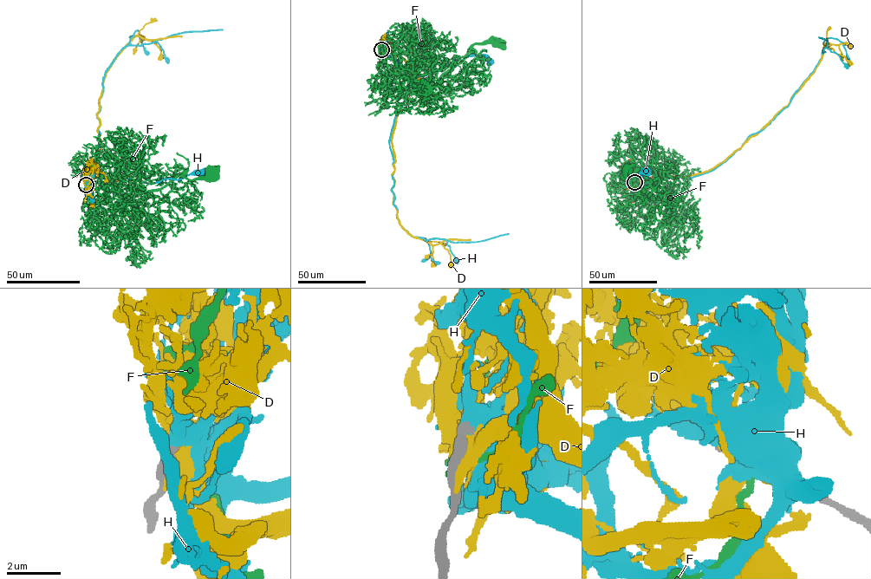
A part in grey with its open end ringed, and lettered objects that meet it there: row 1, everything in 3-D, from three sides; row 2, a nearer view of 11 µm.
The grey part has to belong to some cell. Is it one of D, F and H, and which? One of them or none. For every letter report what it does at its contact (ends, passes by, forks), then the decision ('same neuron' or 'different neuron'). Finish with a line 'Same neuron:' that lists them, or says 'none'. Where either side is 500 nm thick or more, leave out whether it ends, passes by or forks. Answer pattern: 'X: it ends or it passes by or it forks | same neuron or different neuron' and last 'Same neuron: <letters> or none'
D: it forks | different neuron
F: it passes by | different neuron
H: same neuron
Same neuron: H

